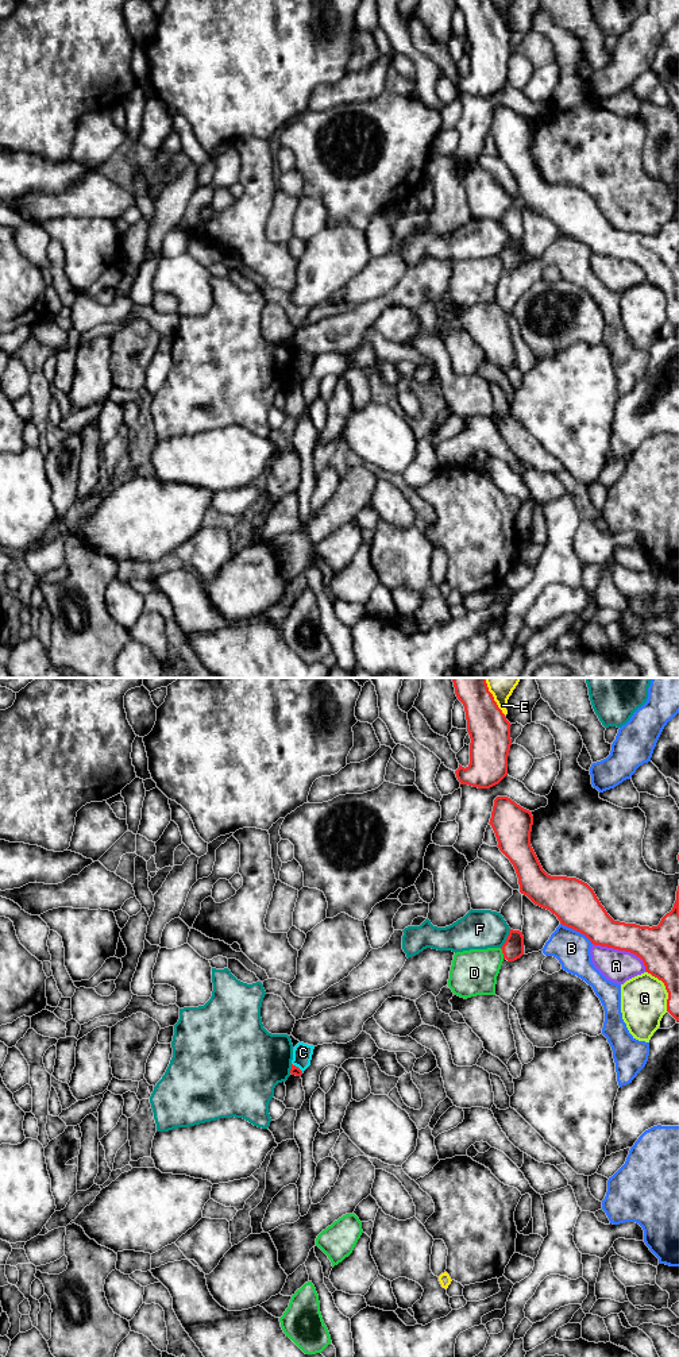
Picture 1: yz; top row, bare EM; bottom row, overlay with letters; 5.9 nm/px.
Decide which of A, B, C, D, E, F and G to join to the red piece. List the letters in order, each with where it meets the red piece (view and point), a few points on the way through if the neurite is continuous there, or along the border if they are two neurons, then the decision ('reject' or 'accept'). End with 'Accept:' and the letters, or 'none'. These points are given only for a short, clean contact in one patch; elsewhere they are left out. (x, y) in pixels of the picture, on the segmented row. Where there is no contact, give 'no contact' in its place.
A: contact yz (622, 949); reject
B: contact yz (577, 930); reject
C: contact yz (297, 1067); border yz (292, 1063), (303, 1072); reject
D: contact yz (502, 952); reject
E: contact yz (493, 697); reject
F: contact yz (506, 939); reject
G: contact yz (666, 989); reject
Accept: none

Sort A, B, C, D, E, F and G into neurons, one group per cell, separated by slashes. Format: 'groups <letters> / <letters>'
groups A / B / C / D / E / F / G

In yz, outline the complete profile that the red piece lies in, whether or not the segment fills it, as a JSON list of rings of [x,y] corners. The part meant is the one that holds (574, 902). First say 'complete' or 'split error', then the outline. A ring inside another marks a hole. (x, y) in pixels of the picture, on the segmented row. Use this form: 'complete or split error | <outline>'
complete | [[[497,797],[489,822],[499,851],[513,864],[520,893],[549,910],[562,925],[585,934],[591,944],[640,957],[645,971],[661,980],[668,992],[667,1011],[679,1021],[679,886],[676,901],[657,926],[614,921],[594,890],[576,878],[548,875],[532,845],[532,811],[508,797]]]

